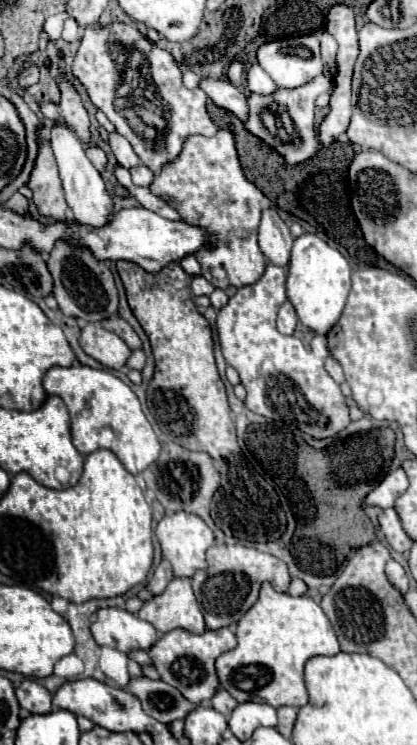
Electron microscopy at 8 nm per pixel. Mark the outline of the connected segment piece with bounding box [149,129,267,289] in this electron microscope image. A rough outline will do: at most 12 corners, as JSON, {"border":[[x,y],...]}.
{"border":[[189,135],[149,185],[217,235],[201,275],[239,289],[263,275],[265,195],[235,135]]}

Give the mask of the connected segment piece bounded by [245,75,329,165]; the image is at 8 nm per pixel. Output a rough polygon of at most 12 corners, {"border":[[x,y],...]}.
{"border":[[329,79],[249,95],[245,127],[289,165],[313,157]]}

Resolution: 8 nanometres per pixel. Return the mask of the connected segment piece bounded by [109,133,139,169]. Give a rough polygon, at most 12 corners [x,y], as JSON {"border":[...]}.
{"border":[[111,133],[109,145],[119,165],[139,165],[131,143],[123,135]]}

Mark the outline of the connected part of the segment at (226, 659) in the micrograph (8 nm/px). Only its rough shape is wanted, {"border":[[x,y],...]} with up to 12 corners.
{"border":[[261,585],[215,661],[239,703],[303,707],[303,665],[337,655],[323,609]]}

